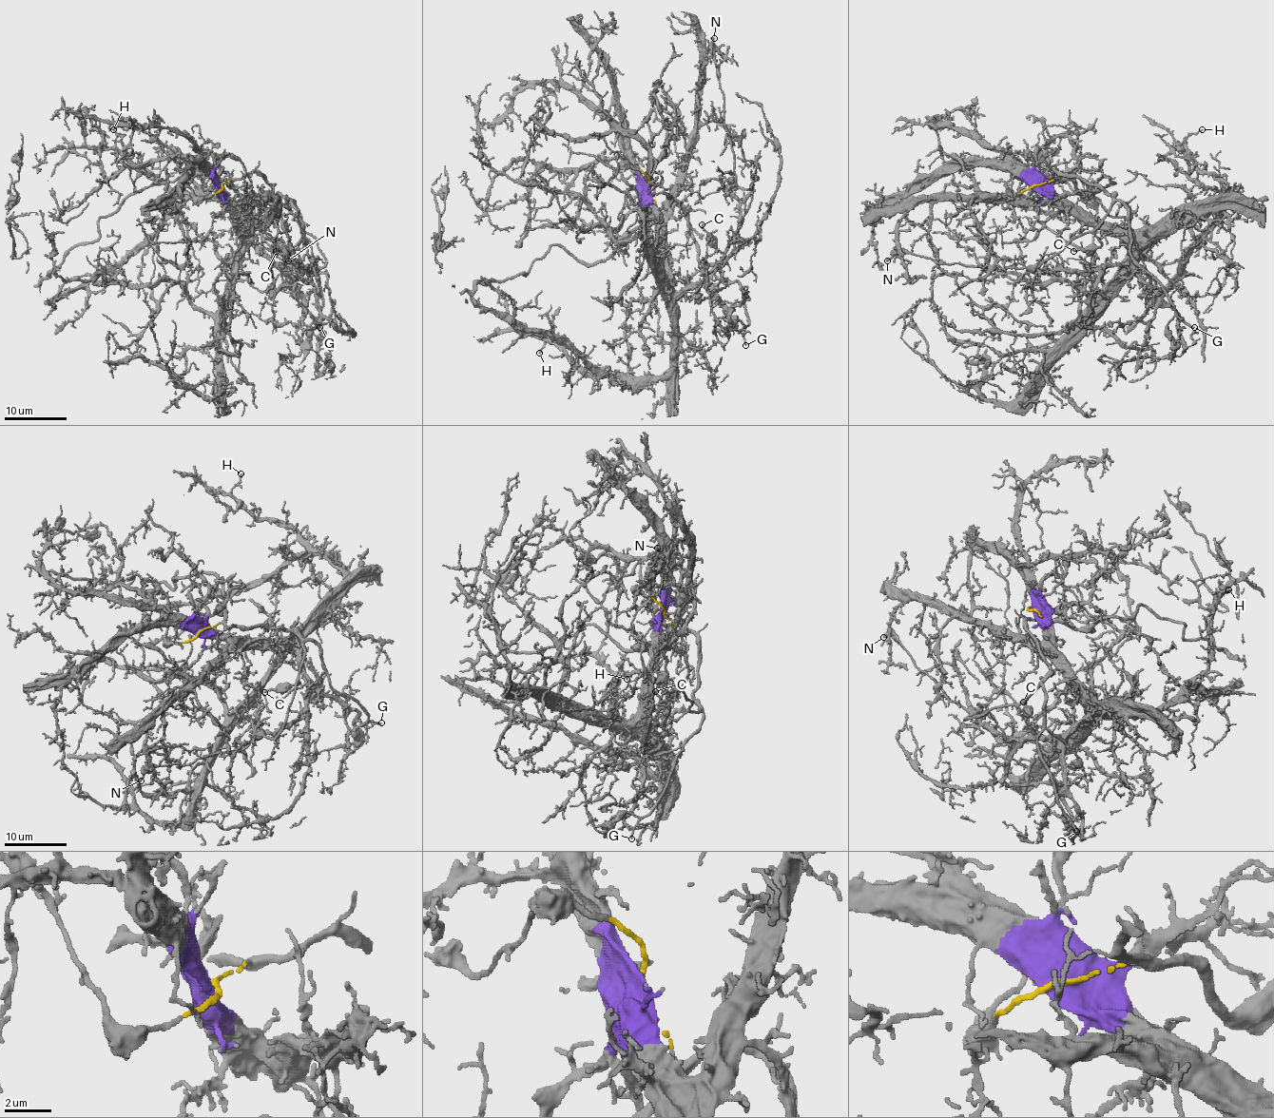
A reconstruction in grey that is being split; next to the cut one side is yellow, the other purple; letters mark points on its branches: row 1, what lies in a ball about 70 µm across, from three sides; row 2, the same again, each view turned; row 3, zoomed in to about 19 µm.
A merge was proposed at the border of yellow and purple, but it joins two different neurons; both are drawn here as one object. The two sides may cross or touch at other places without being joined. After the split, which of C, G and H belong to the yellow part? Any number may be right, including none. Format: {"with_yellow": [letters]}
{"with_yellow": ["C", "G"]}

